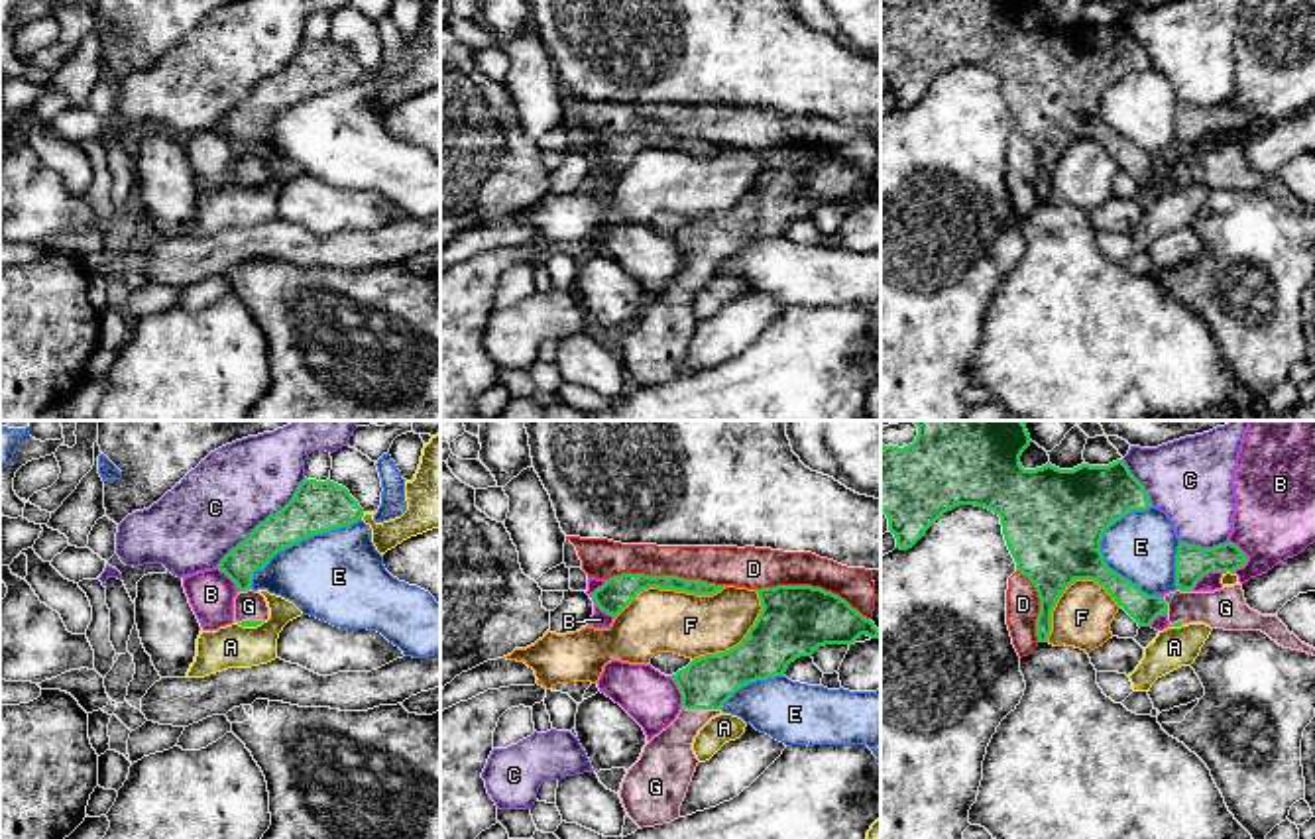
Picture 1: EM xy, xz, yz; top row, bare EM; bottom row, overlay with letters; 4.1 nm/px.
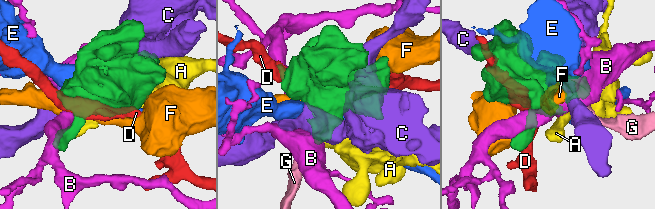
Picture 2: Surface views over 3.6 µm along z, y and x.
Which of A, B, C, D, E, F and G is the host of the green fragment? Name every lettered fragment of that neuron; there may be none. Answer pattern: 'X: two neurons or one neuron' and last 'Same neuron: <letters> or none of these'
A: two neurons
B: two neurons
C: two neurons
D: two neurons
E: two neurons
F: two neurons
G: one neuron
Same neuron: G

